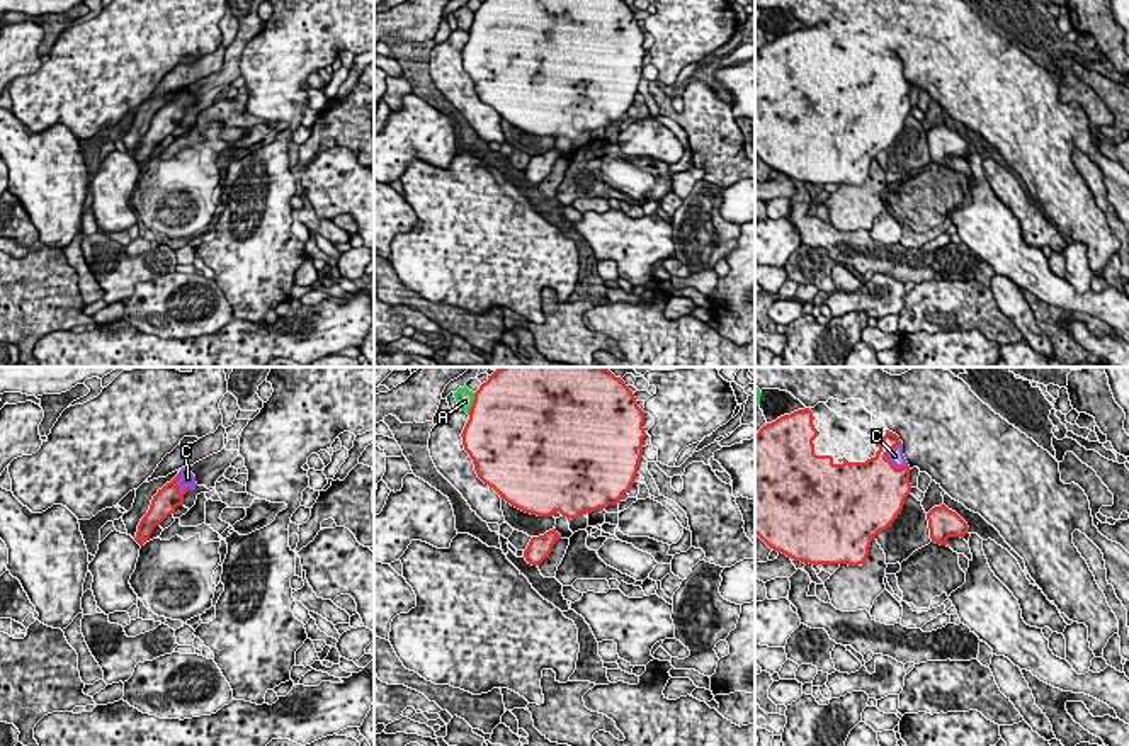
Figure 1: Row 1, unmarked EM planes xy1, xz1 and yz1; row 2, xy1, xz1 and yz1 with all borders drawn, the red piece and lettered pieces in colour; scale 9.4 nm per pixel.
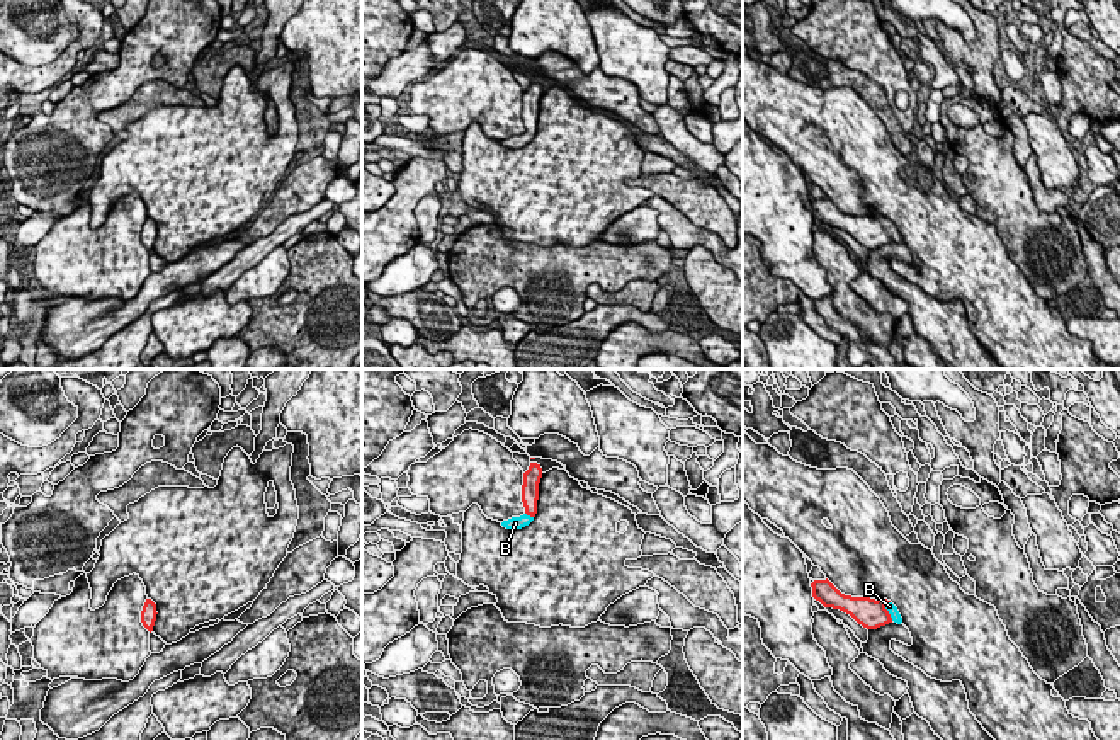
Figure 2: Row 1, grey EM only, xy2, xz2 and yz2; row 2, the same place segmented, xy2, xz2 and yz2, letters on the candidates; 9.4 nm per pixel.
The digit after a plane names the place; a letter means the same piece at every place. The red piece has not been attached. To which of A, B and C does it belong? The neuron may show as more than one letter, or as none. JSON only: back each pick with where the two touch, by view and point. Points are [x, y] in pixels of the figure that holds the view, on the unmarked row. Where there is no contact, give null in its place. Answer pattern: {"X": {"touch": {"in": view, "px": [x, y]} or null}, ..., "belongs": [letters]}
{"B": {"touch": {"in": "yz2", "px": [888, 230]}}, "C": {"touch": {"in": "yz1", "px": [886, 73]}}, "belongs": ["B", "C"]}

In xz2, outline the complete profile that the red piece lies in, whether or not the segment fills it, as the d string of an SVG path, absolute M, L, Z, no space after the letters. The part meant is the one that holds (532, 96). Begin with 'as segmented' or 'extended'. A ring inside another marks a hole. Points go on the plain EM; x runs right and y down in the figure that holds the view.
extended | M530 82L529 88L523 92L522 104L522 121L525 126L525 133L520 136L512 136L503 139L501 145L506 148L522 148L529 145L537 133L537 119L539 119L539 102L542 97L542 87L537 82Z

